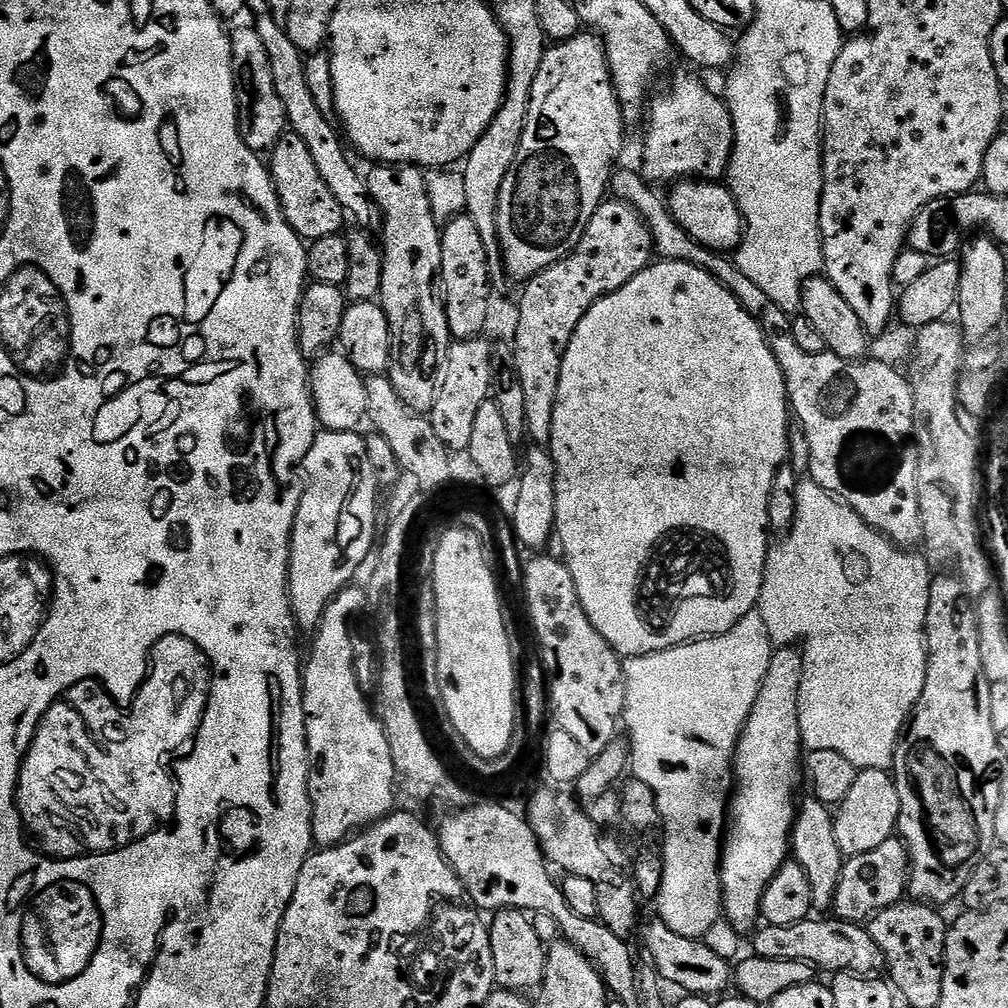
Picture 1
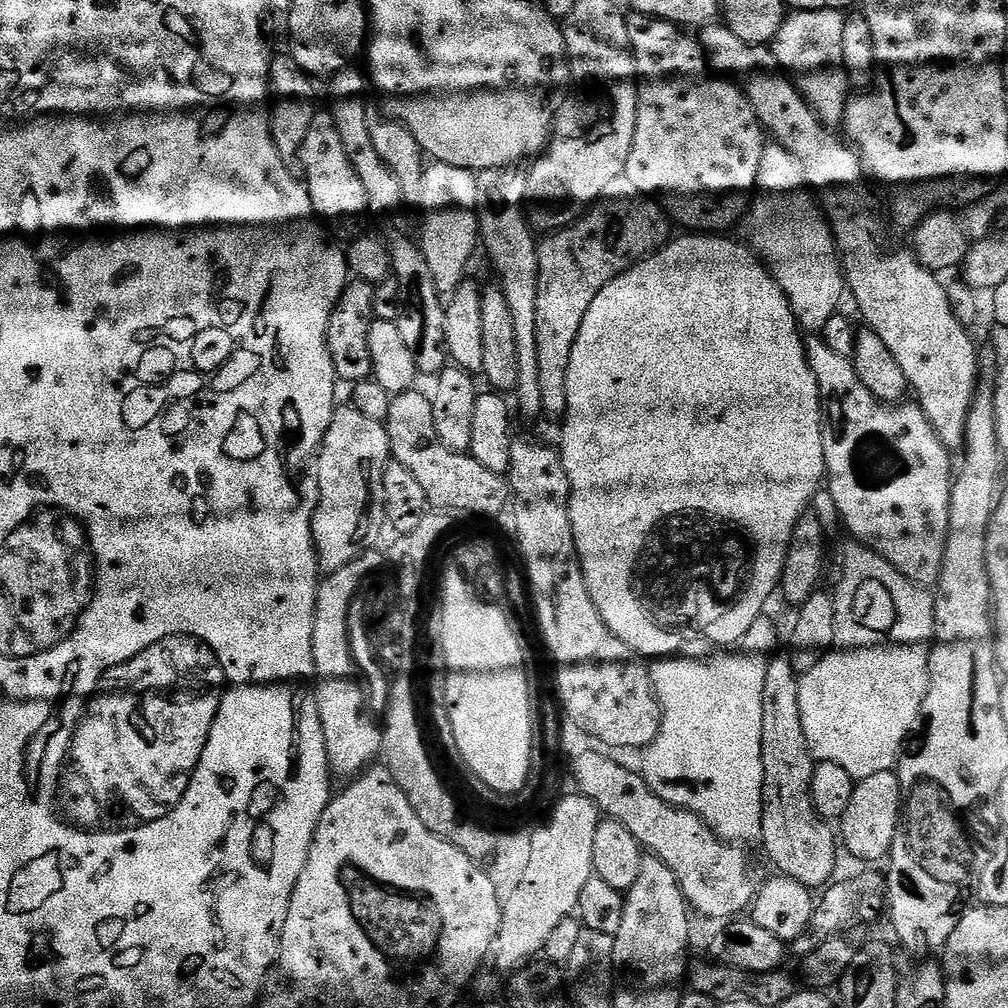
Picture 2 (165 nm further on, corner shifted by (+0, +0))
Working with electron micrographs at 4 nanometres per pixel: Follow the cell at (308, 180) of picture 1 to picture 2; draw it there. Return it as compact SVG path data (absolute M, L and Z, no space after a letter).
M317 110L314 114L314 122L310 122L310 130L306 130L306 139L302 141L298 168L304 171L302 180L308 189L313 213L321 221L356 220L363 212L369 211L366 190L362 187L354 166L350 166L346 150L342 150L342 138L338 135L338 128L334 126L331 111Z

